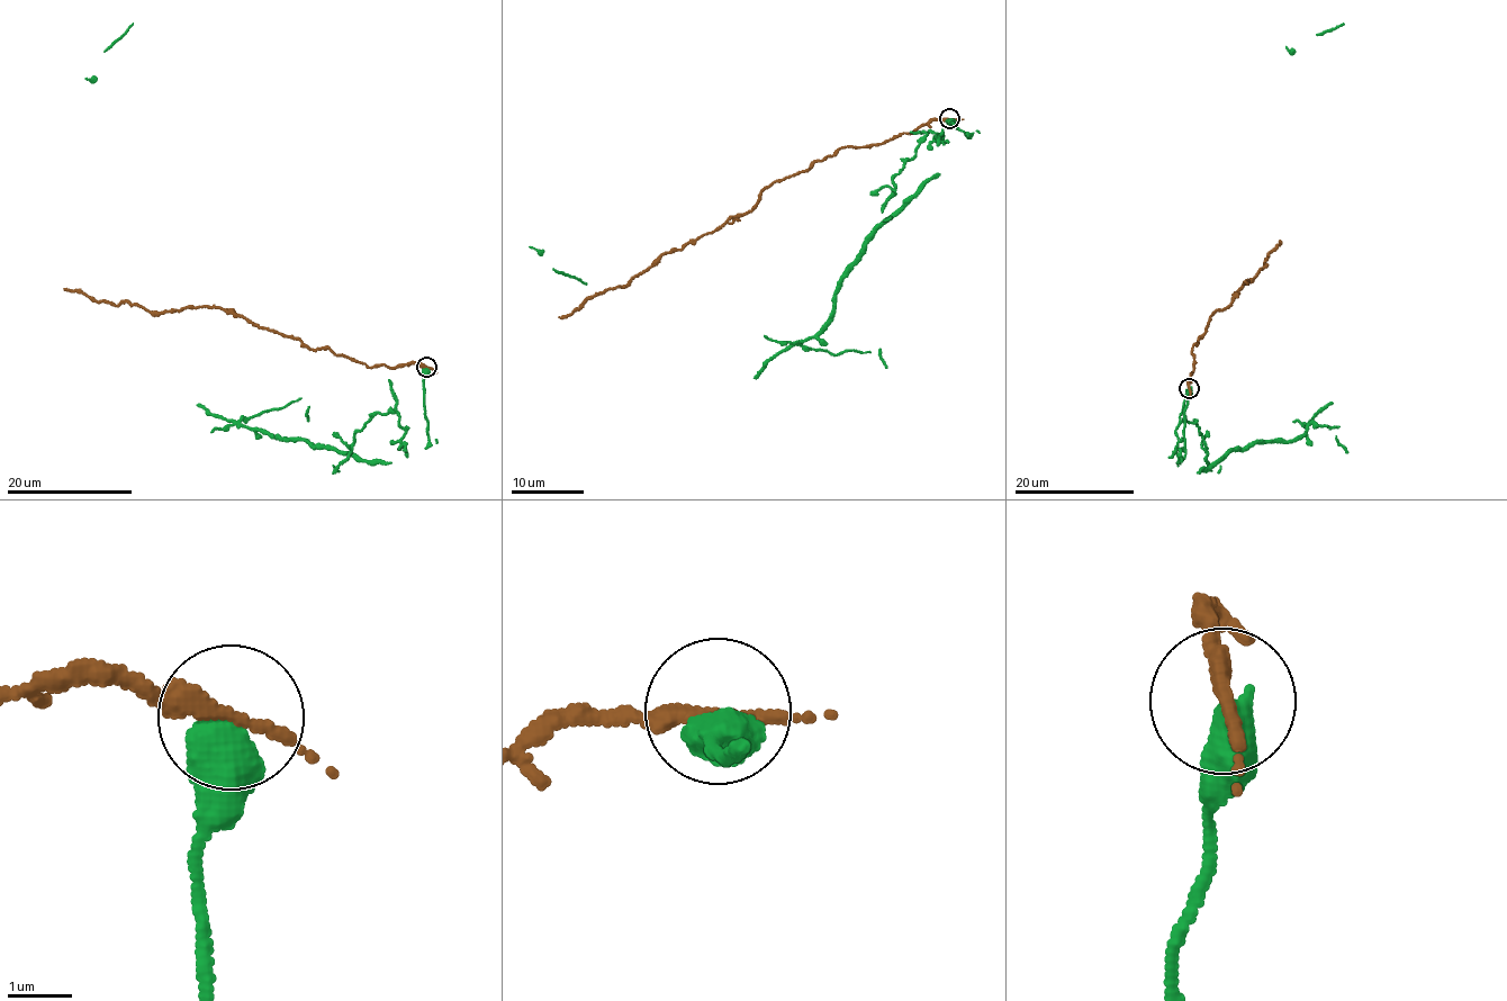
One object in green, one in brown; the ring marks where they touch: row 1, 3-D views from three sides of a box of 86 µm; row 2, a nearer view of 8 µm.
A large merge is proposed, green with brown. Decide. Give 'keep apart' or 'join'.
keep apart

